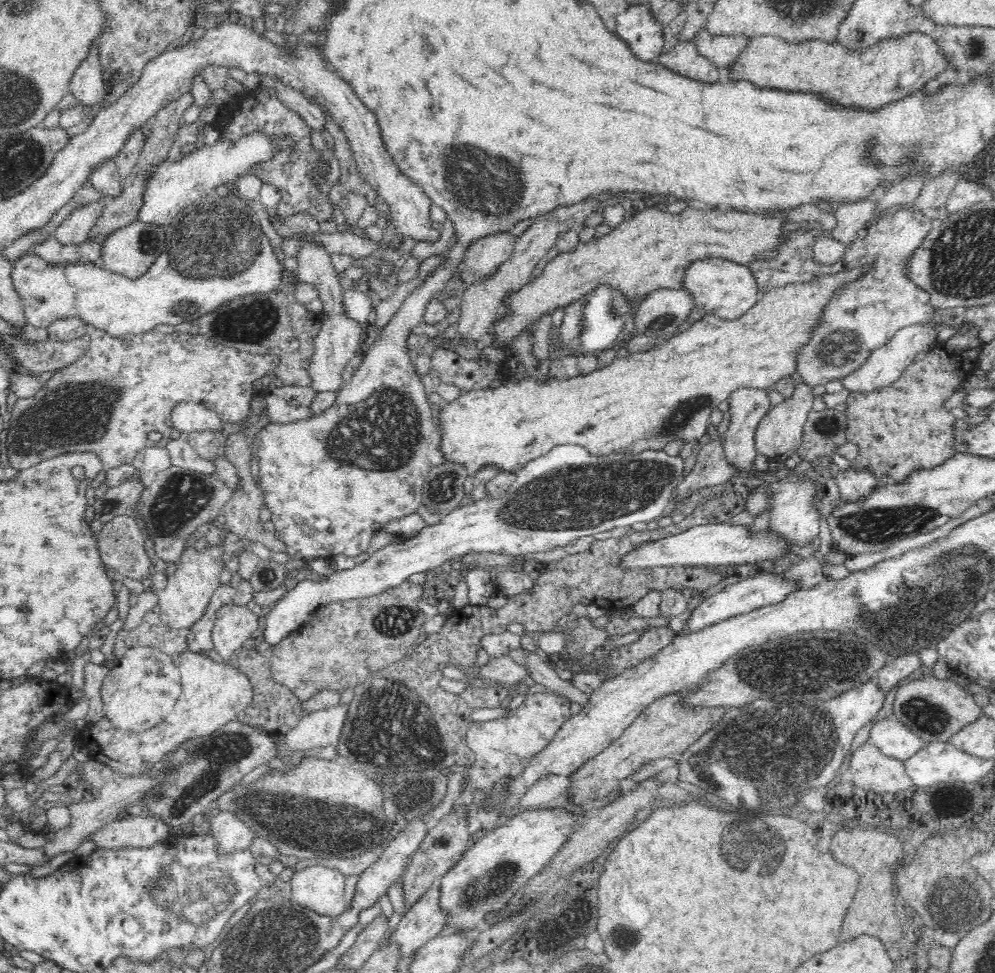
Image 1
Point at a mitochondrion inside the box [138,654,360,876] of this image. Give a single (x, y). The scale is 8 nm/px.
(232, 746)

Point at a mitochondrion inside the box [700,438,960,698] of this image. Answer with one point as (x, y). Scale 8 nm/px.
(873, 527)

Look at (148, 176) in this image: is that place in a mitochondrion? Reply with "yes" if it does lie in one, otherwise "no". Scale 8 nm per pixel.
no

